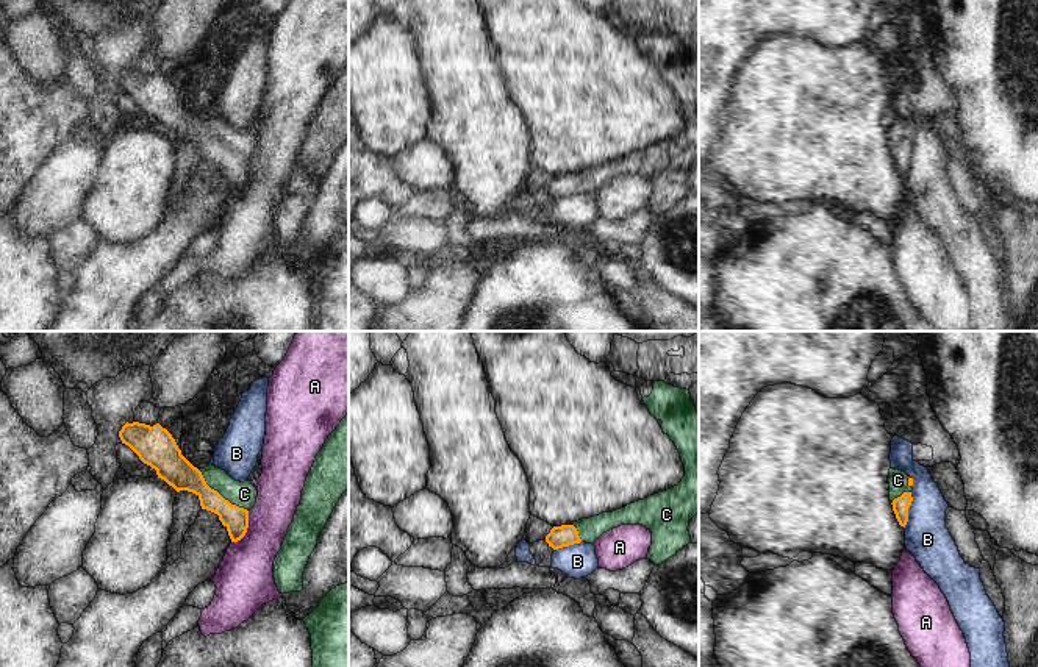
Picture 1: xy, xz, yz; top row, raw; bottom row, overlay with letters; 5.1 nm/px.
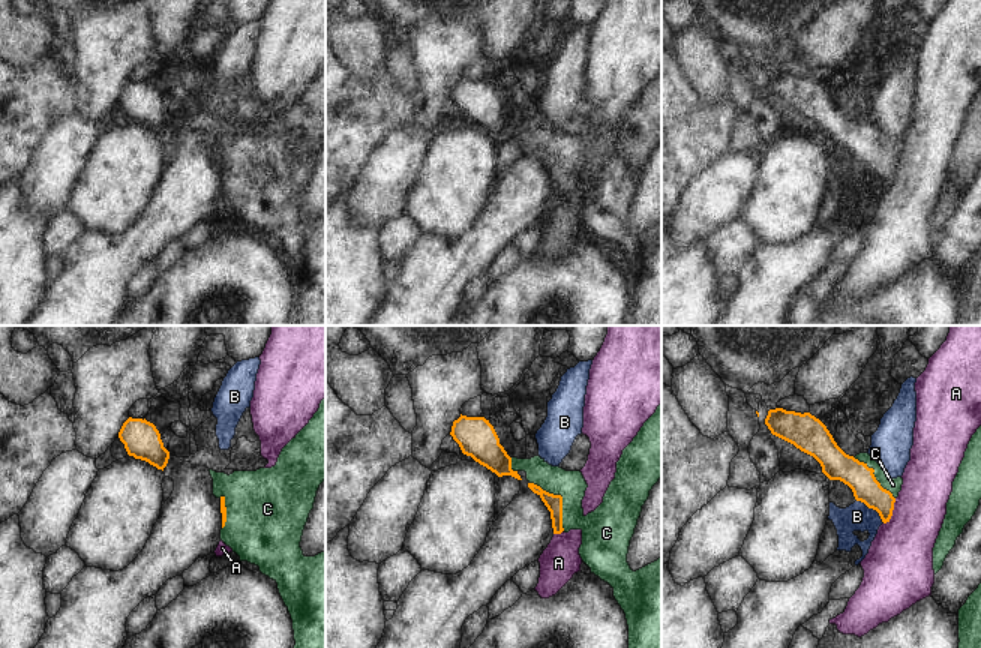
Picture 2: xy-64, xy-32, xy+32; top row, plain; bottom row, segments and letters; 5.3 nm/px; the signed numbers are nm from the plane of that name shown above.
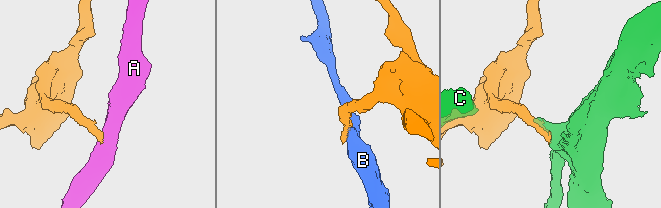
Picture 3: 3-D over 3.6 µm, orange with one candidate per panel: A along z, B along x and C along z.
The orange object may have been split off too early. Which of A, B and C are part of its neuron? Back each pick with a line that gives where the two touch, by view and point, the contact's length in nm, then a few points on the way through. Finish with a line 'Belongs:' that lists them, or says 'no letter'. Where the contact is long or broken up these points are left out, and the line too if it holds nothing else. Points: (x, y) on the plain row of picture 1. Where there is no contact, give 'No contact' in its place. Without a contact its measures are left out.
C: Touches orange at xy (219, 144). Shared border 340 nm. Path across: xy (177, 121), (207, 133), (219, 144), (244, 144)
Belongs: C

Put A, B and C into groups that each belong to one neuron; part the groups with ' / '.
A / B / C

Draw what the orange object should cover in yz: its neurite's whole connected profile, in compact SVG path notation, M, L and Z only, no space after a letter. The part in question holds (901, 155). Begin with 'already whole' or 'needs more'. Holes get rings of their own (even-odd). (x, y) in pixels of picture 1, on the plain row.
needs more; M889 119L889 152L900 177L905 178L908 172L908 158L913 152L913 128L899 119Z

